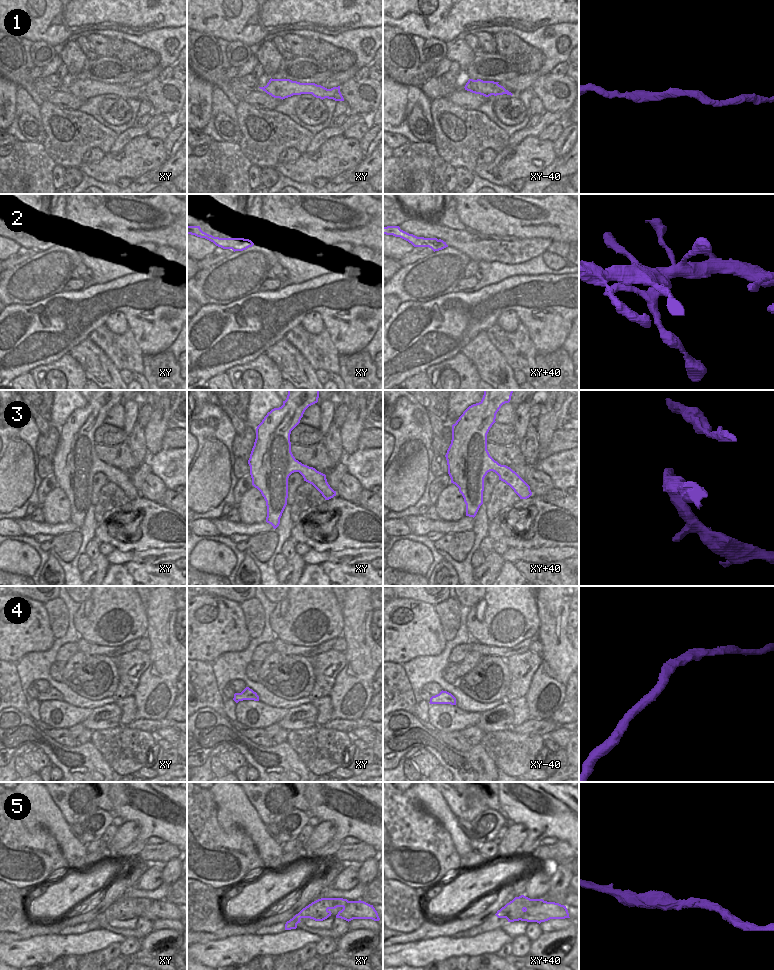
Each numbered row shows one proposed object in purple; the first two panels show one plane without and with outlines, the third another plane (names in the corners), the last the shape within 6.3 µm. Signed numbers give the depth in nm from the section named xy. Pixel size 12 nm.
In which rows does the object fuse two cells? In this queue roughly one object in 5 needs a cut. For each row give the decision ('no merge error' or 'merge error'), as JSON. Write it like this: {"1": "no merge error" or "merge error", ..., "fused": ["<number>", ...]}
{"1": "no merge error", "2": "merge error", "3": "no merge error", "4": "no merge error", "5": "no merge error", "fused": ["2"]}

